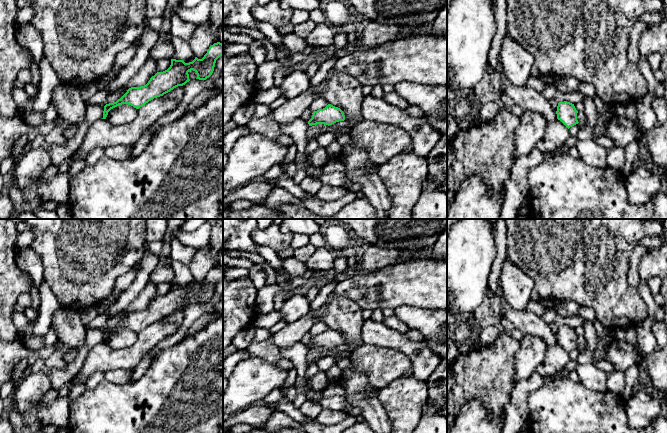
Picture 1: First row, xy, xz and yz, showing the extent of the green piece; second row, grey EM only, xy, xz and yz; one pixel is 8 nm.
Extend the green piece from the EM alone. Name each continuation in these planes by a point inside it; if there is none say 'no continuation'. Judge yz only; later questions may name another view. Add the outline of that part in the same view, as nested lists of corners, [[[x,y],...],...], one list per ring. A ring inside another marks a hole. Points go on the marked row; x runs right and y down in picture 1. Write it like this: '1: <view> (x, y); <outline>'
no continuation

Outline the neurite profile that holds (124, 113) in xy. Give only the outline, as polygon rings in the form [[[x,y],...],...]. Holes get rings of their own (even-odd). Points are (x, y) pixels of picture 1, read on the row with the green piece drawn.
[[[128,104],[119,105],[108,112],[106,120],[113,125],[121,125],[133,121],[138,109]]]

